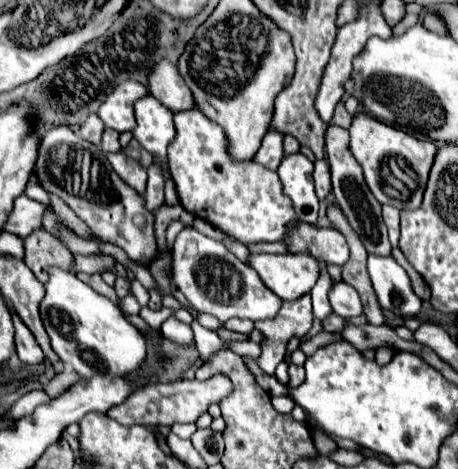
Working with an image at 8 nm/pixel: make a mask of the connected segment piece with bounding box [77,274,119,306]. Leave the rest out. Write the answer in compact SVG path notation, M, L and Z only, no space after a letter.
M77 274L77 278L79 278L79 280L83 280L85 284L89 284L95 292L99 292L99 294L107 296L111 302L115 302L115 304L119 306L119 296L115 294L115 290L113 290L111 286L107 286L107 284L103 282L101 274Z

